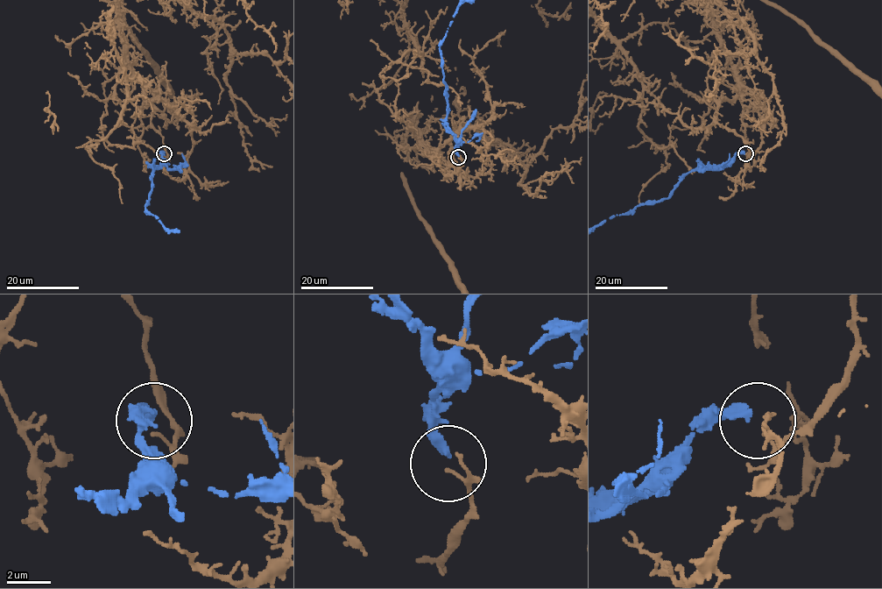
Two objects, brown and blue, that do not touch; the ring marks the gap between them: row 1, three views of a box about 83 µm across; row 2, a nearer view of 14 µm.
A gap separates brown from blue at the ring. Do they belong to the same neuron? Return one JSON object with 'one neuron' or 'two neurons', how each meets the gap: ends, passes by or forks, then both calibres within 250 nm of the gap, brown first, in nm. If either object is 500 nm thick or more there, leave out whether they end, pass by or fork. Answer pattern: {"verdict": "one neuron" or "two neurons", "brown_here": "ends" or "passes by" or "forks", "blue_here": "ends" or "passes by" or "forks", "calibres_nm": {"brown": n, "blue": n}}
{"verdict": "two neurons", "brown_here": "ends", "blue_here": "ends", "calibres_nm": {"brown": 150, "blue": 320}}

